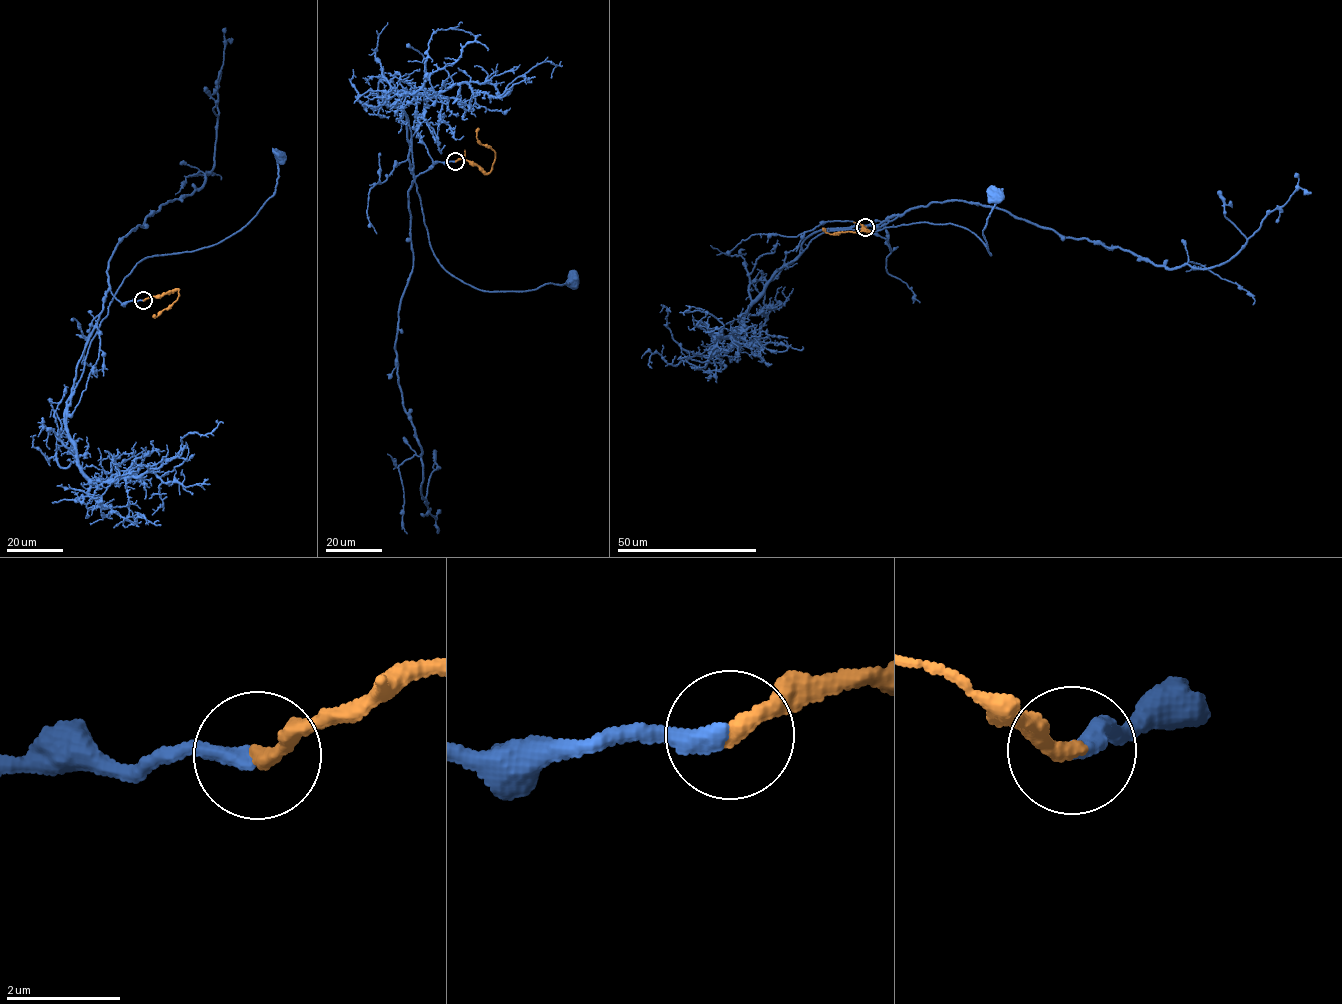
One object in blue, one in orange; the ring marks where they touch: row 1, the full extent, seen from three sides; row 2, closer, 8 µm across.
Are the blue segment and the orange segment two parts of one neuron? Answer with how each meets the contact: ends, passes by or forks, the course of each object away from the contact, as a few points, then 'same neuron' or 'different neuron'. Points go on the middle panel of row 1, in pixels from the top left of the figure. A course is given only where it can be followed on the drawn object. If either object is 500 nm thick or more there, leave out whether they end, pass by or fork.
blue ends there; orange ends there; blue runs (455, 161), (414, 176), (405, 112), (393, 105), (408, 121), (429, 244), (447, 271), (490, 292), (573, 280); orange runs (455, 161), (472, 161), (486, 172), (492, 169), (495, 152), (480, 143), (477, 138), (478, 128); same neuron

